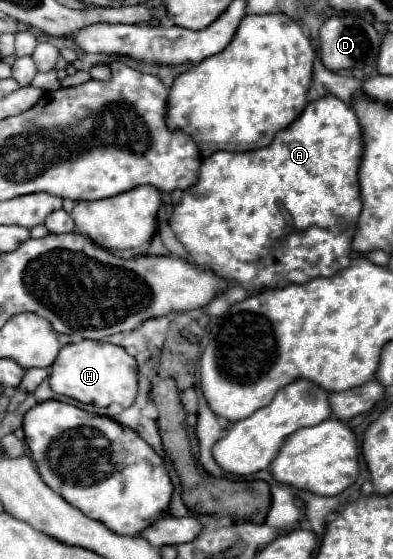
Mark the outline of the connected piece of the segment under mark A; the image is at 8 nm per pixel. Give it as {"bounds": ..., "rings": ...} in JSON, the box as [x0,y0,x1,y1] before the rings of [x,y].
{"bounds":[171,96,363,288],"rings":[[[323,96],[309,102],[301,118],[281,130],[271,146],[249,152],[215,152],[199,168],[199,184],[183,192],[181,202],[171,214],[171,228],[187,248],[193,262],[211,268],[243,288],[283,288],[285,260],[287,284],[309,282],[311,278],[331,276],[349,266],[351,240],[361,214],[357,172],[363,158],[363,134],[357,114],[337,96]]]}

